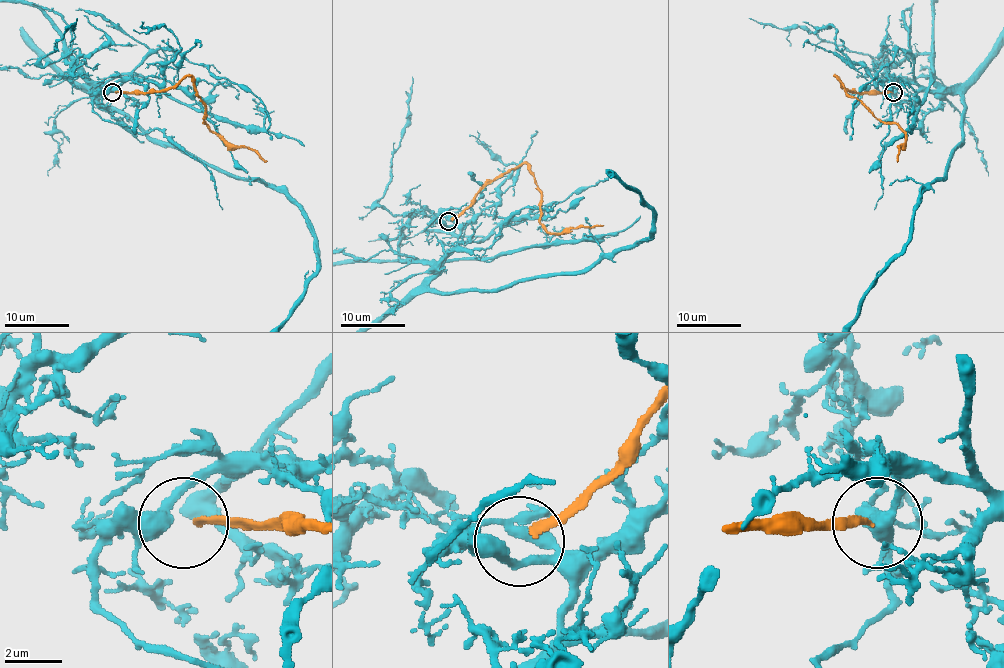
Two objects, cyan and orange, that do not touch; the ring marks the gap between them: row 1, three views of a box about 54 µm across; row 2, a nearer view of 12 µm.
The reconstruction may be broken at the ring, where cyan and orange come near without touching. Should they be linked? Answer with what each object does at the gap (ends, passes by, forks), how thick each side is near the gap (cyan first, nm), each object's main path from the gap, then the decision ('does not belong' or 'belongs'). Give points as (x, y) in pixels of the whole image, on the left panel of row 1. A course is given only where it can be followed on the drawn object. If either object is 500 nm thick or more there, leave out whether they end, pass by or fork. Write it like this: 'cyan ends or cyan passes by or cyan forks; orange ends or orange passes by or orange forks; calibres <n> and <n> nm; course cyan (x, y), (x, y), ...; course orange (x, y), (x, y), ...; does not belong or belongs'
cyan passes by; orange ends; calibres 440 and 240 nm; course cyan (109, 92), (124, 81), (93, 94), (156, 139), (276, 186), (313, 237), (317, 272); course orange (114, 92), (167, 91), (190, 76), (204, 105), (204, 123), (235, 145), (252, 149), (267, 161); does not belong

